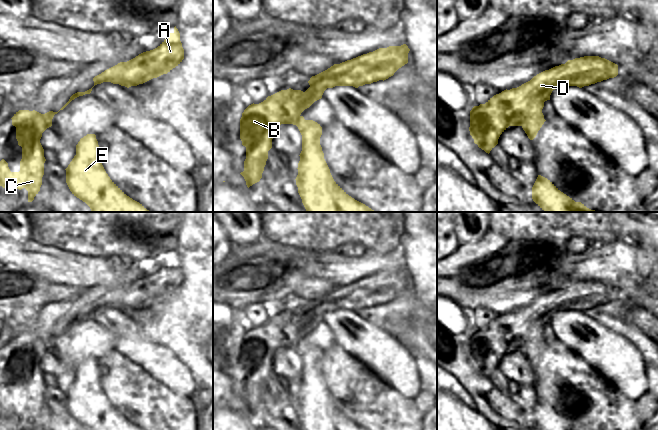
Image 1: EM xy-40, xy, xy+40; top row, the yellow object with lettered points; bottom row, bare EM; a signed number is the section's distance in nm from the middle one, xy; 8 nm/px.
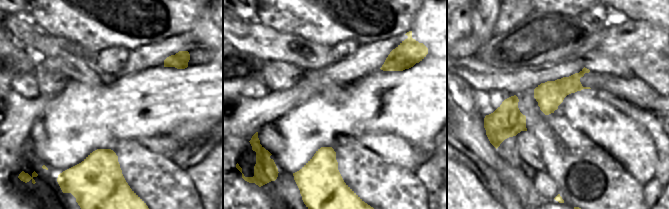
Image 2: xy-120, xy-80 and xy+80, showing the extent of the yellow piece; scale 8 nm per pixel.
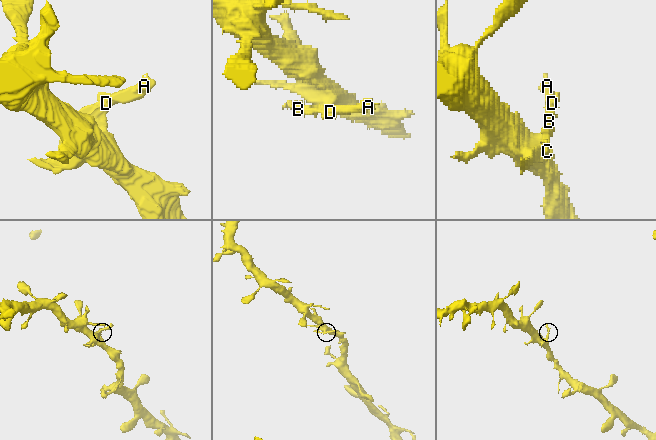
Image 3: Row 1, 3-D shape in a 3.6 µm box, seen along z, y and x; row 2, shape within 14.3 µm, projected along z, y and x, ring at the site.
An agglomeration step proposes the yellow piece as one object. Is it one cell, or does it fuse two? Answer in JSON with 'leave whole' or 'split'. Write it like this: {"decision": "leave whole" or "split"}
{"decision": "split"}

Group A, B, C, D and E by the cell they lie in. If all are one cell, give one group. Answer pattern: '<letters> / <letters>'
A B C D / E

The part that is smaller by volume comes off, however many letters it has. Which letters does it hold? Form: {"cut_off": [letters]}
{"cut_off": ["A", "B", "C", "D"]}

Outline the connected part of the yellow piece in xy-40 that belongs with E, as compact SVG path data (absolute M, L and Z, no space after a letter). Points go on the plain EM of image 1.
M95 358L80 363L76 379L65 394L70 415L88 430L142 430L127 420L106 397Z

